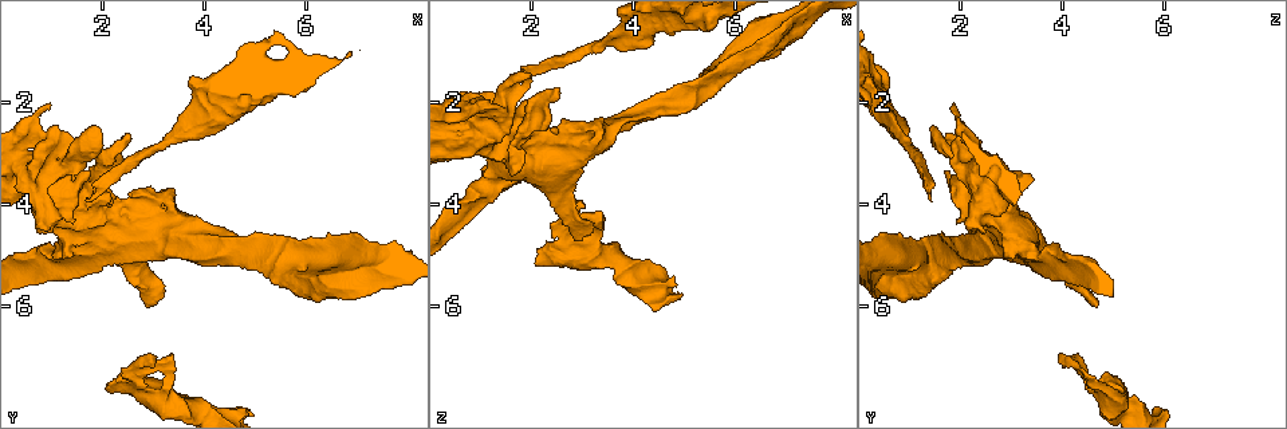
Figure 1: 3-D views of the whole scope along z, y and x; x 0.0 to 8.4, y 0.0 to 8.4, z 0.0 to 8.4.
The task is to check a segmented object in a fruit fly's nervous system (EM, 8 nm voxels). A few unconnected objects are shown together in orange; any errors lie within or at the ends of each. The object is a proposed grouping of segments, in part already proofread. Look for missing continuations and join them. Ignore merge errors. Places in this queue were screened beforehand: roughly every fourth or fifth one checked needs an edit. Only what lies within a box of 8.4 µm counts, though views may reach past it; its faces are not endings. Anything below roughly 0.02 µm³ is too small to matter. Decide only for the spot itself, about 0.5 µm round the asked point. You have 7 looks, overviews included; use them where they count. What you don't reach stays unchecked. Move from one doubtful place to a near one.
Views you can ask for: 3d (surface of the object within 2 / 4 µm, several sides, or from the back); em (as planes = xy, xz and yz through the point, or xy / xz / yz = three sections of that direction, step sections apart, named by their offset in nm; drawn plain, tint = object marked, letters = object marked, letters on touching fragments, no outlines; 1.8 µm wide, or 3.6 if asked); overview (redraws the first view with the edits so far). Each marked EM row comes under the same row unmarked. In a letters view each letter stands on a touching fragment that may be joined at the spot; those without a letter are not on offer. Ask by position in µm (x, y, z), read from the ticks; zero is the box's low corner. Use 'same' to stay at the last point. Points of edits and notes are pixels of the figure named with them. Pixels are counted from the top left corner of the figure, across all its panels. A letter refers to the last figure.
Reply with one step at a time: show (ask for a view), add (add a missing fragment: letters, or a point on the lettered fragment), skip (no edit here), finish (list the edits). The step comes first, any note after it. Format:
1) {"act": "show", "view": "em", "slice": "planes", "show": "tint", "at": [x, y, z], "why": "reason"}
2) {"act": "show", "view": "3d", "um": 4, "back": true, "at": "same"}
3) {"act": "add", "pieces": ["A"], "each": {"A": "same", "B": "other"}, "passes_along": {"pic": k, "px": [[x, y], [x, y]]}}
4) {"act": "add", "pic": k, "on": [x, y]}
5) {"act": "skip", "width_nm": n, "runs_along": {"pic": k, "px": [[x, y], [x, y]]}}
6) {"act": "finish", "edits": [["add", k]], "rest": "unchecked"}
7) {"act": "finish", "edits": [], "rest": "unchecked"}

{"act": "show", "view": "3d", "um": 2, "back": true, "at": [2.10, 7.45, 4.95], "why": "an open end"}

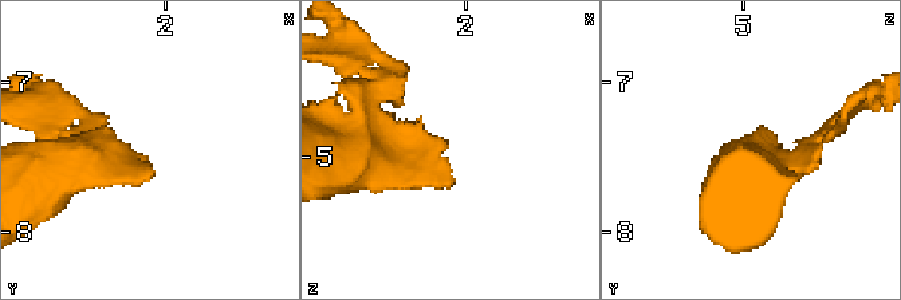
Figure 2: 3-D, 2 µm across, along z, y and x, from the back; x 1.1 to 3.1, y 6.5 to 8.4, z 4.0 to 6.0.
{"act": "show", "view": "em", "slice": "xz", "step": 4, "show": "letters", "at": [2.14, 7.52, 4.96], "why": "shape alone is not enough"}

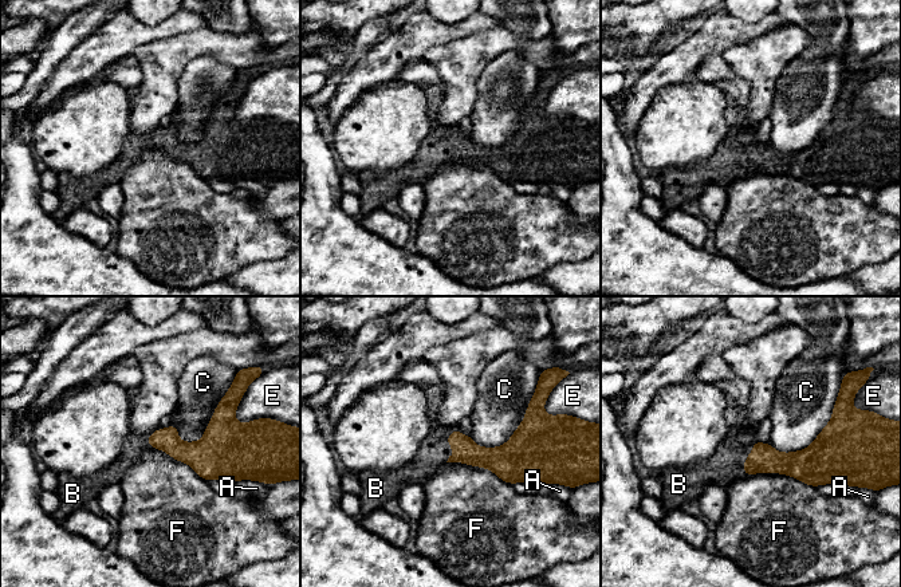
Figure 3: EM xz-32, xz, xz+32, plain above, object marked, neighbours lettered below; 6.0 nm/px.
{"act": "show", "view": "em", "slice": "planes", "show": "letters", "at": "same", "why": "another direction"}

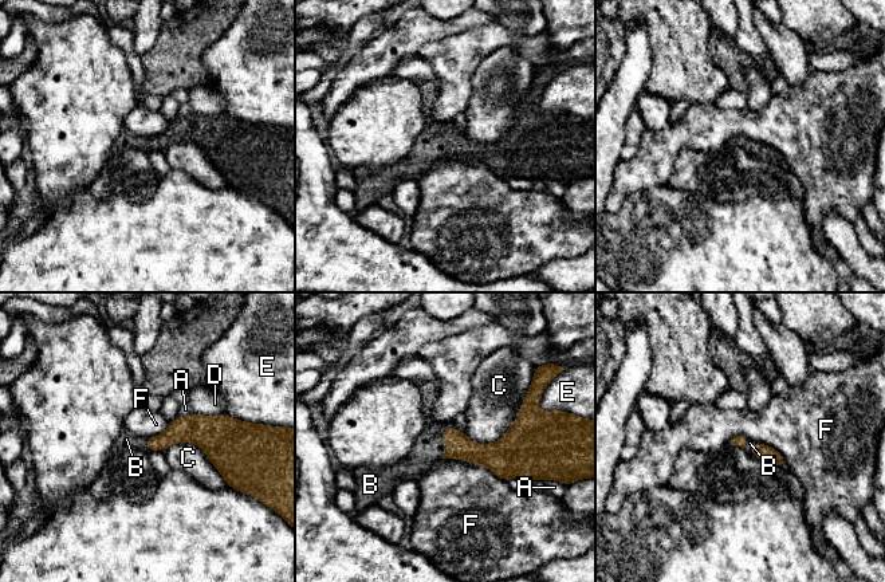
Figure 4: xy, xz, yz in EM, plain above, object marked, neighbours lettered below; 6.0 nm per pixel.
{"act": "add", "pic": 4, "on": [428, 449], "each": {"A": "other", "B": "same", "C": "other", "D": "other", "E": "other", "F": "other"}, "found": "it goes on there"}

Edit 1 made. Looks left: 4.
{"act": "show", "view": "overview", "why": "see it whole again"}

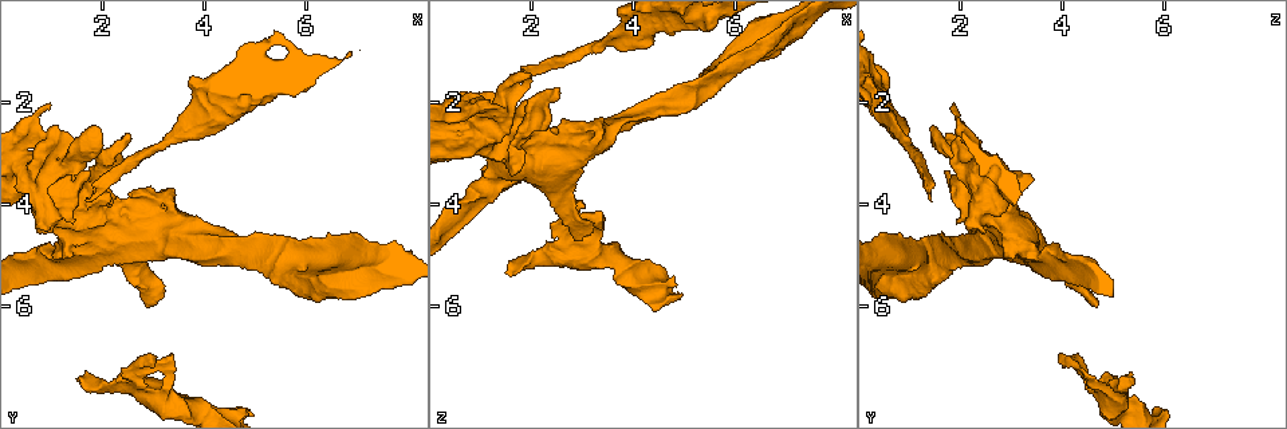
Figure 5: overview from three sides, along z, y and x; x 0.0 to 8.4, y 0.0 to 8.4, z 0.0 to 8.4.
{"act": "show", "view": "3d", "um": 2, "at": [2.85, 5.95, 4.70], "why": "an open end"}

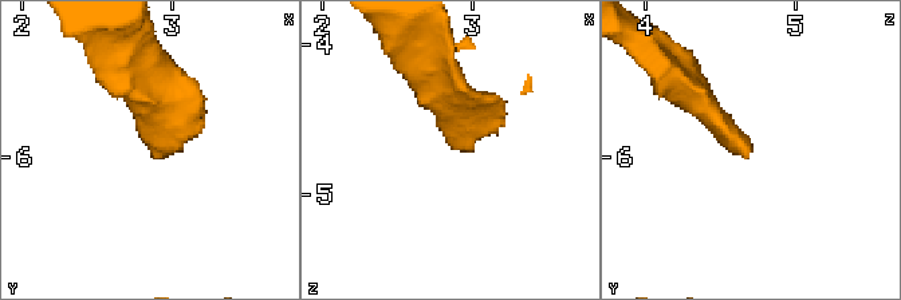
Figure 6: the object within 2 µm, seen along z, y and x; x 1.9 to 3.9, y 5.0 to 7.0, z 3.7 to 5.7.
{"act": "show", "view": "em", "slice": "xz", "step": 8, "show": "letters", "at": [2.84, 5.98, 4.70]}

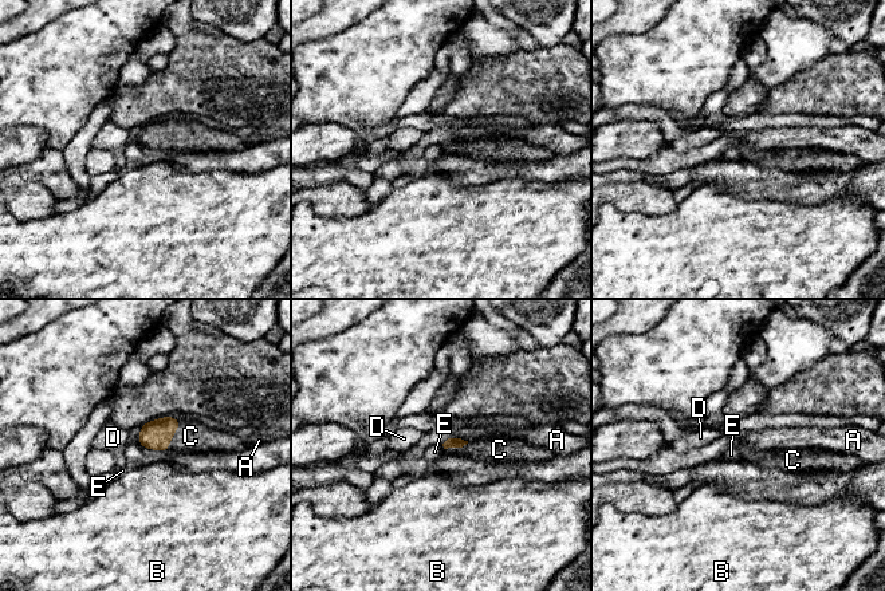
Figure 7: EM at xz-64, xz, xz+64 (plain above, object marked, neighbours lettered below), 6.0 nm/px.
{"act": "add", "pic": 7, "on": [191, 436], "each": {"A": "other", "B": "other", "C": "same", "D": "other", "E": "other"}, "passes_along": {"pic": 7, "px": [[156, 434], [173, 434], [191, 436]]}, "found": "it goes on there"}

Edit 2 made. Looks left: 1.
{"act": "finish", "edits": [["add", 4], ["add", 7]], "rest": "unchecked"}

